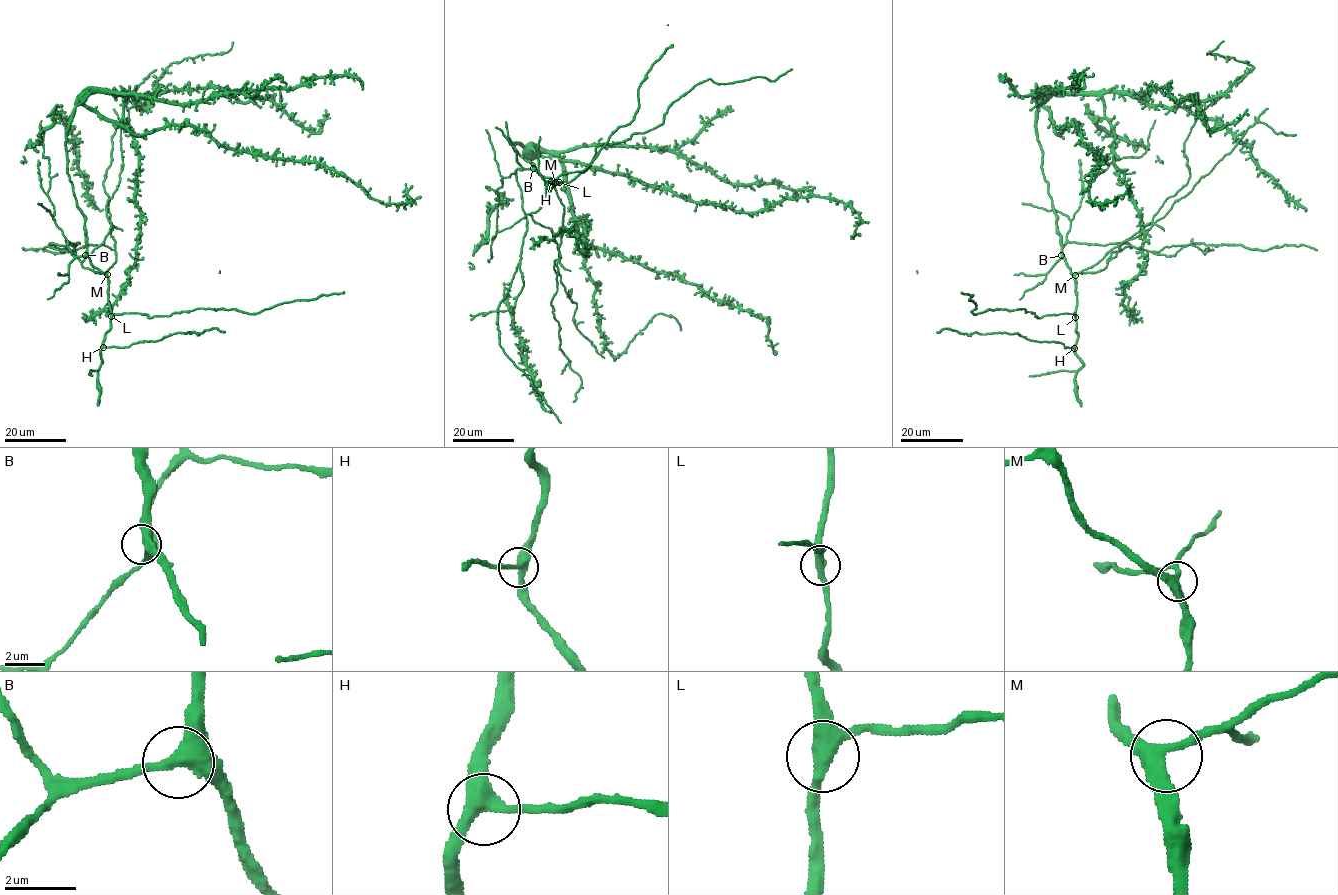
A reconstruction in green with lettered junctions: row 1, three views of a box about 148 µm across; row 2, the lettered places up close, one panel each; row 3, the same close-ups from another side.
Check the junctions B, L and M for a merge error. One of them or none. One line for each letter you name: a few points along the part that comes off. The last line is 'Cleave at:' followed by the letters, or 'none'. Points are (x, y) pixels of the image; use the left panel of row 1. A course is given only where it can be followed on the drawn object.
Cleave at: none

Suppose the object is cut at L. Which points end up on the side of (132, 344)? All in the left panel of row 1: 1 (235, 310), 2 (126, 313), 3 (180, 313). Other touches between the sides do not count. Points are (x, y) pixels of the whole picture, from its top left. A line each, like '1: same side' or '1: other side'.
1: other side
2: other side
3: other side

